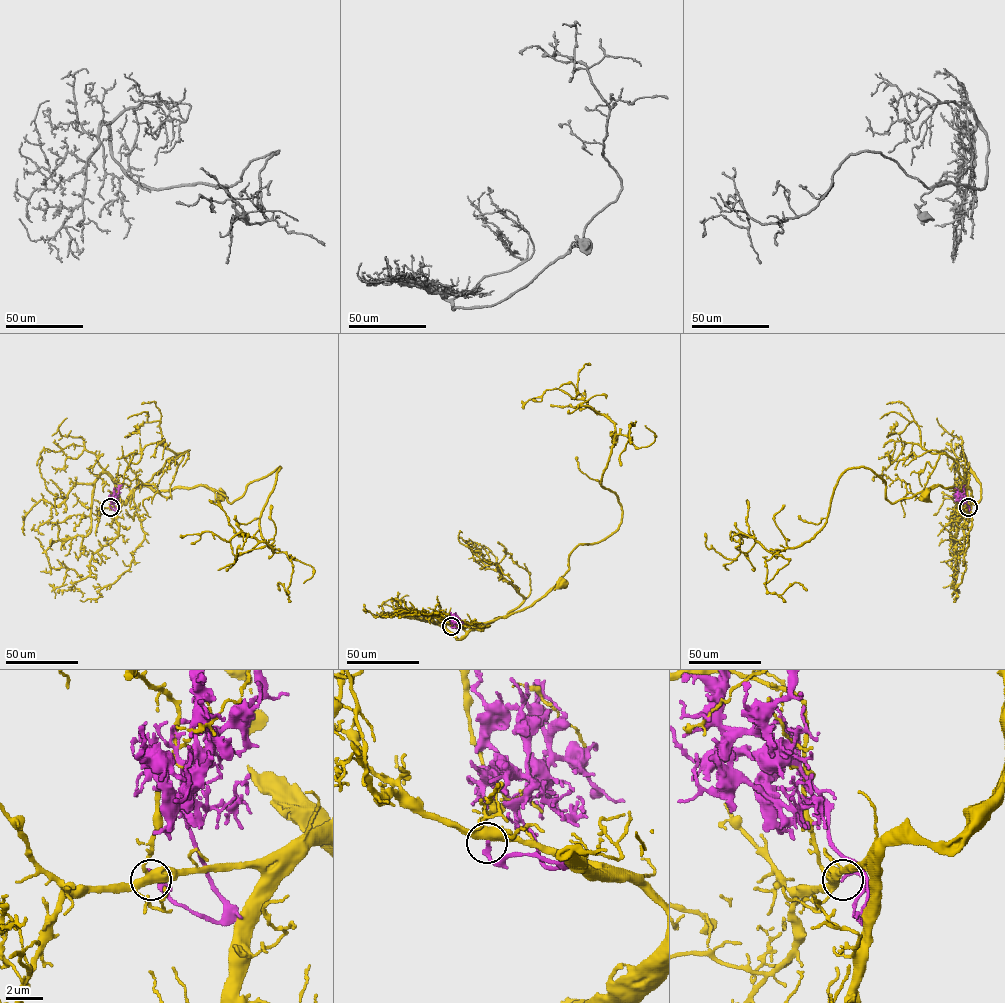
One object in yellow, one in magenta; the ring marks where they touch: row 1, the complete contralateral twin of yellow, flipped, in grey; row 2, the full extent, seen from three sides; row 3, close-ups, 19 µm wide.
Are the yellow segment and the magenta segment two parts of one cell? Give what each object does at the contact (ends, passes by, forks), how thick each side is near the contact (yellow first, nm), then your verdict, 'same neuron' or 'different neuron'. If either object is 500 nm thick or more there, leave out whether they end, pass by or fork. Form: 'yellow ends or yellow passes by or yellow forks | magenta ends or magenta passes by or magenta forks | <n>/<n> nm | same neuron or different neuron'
yellow forks | magenta ends | 440/260 nm | different neuron

